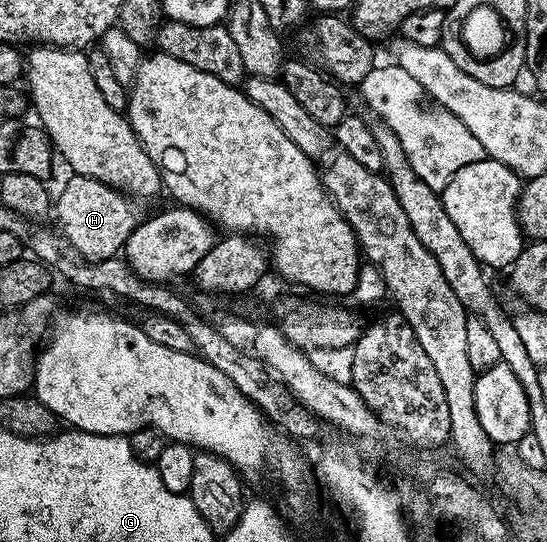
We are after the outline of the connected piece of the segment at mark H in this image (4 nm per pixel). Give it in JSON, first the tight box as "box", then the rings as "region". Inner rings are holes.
{"box":[55,174,138,260],"region":[[[76,174],[55,196],[55,216],[65,243],[69,244],[85,260],[112,260],[124,249],[127,238],[137,227],[138,217],[133,217],[133,208],[128,199],[117,189]]]}

